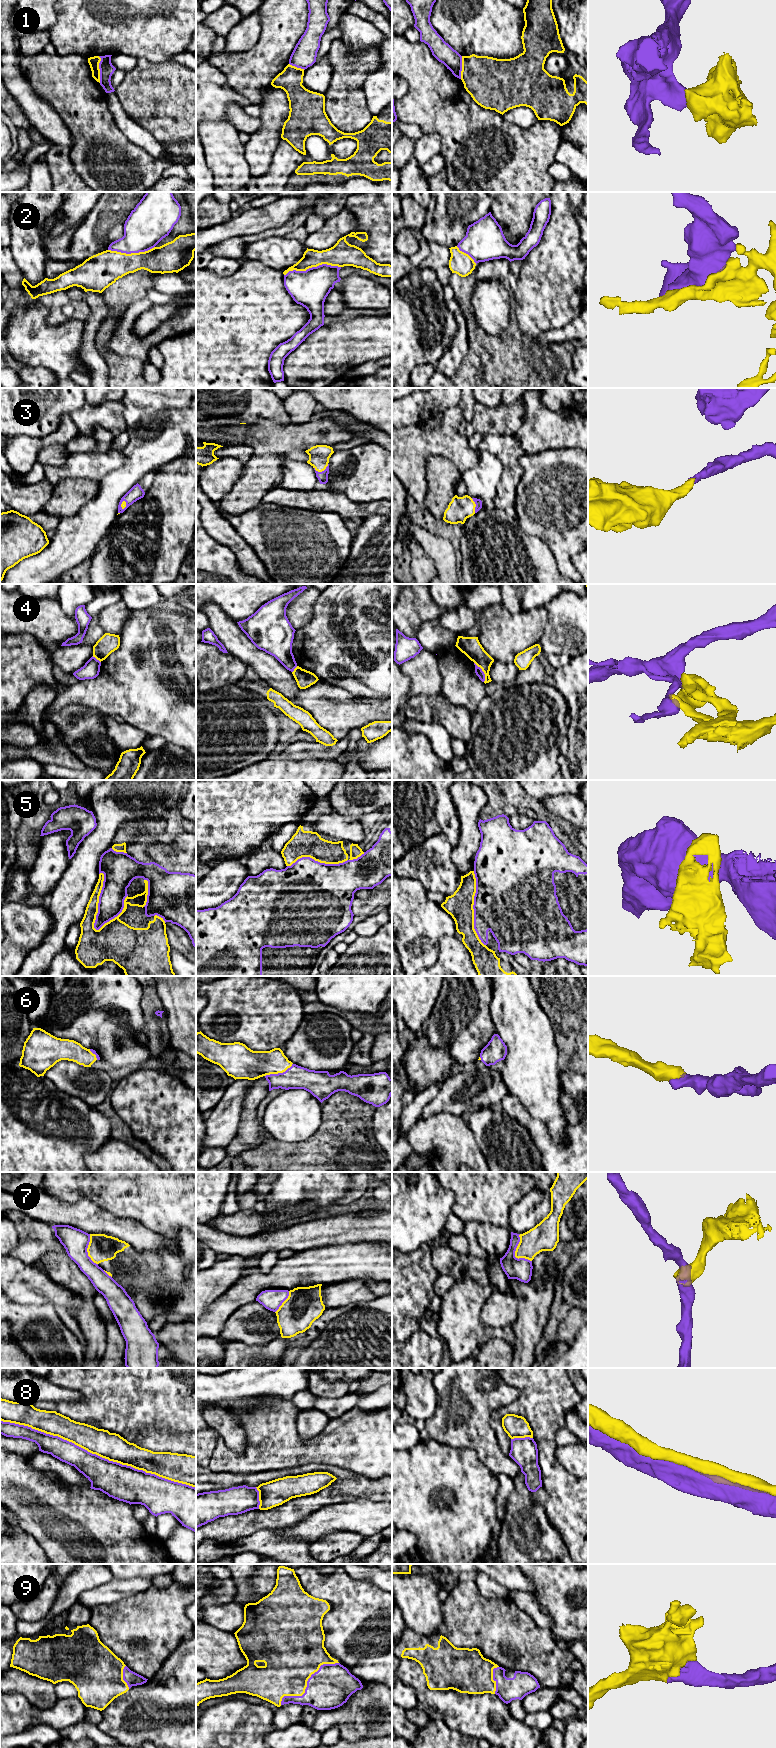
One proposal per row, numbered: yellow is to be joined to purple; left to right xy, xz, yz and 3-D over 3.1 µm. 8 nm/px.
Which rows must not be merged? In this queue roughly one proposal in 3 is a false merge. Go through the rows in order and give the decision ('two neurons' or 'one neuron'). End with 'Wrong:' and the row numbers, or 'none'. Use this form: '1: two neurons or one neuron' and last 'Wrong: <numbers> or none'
1: two neurons
2: two neurons
3: one neuron
4: two neurons
5: two neurons
6: one neuron
7: two neurons
8: one neuron
9: two neurons
Wrong: 1, 2, 4, 5, 7, 9

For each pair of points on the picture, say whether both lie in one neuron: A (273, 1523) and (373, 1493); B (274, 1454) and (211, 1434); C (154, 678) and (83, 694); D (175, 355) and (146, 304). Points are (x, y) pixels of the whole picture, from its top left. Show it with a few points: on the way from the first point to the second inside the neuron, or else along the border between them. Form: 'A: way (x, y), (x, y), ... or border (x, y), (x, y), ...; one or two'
A: way (298, 1508), (327, 1496), (348, 1494); one
B: border (219, 1436), (210, 1458); two
C: way (136, 682), (115, 692), (101, 693); one
D: border (185, 332), (165, 338), (156, 346); two

